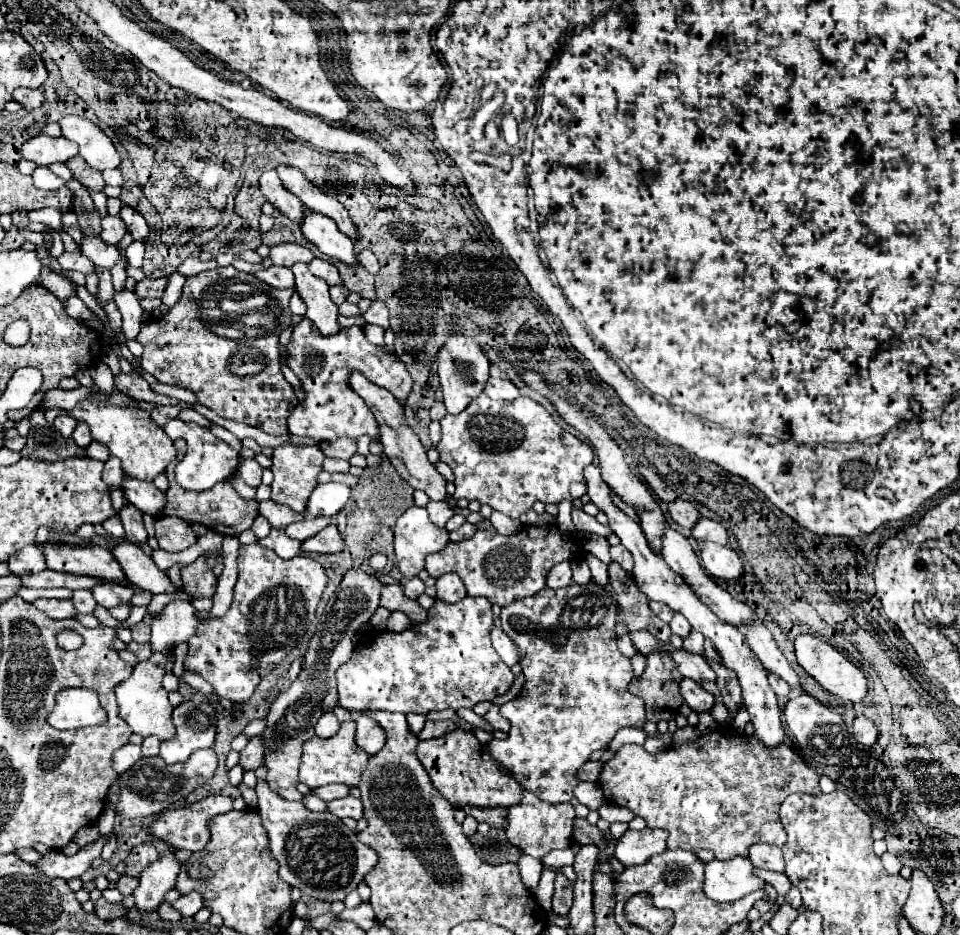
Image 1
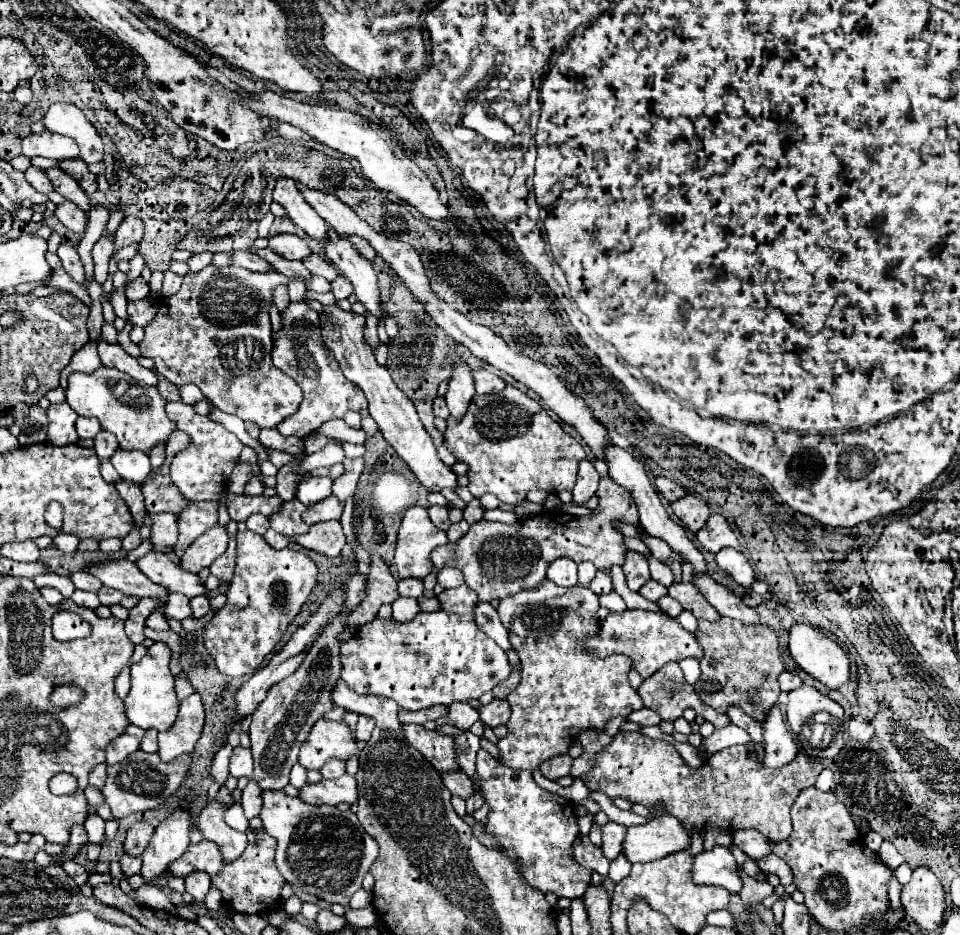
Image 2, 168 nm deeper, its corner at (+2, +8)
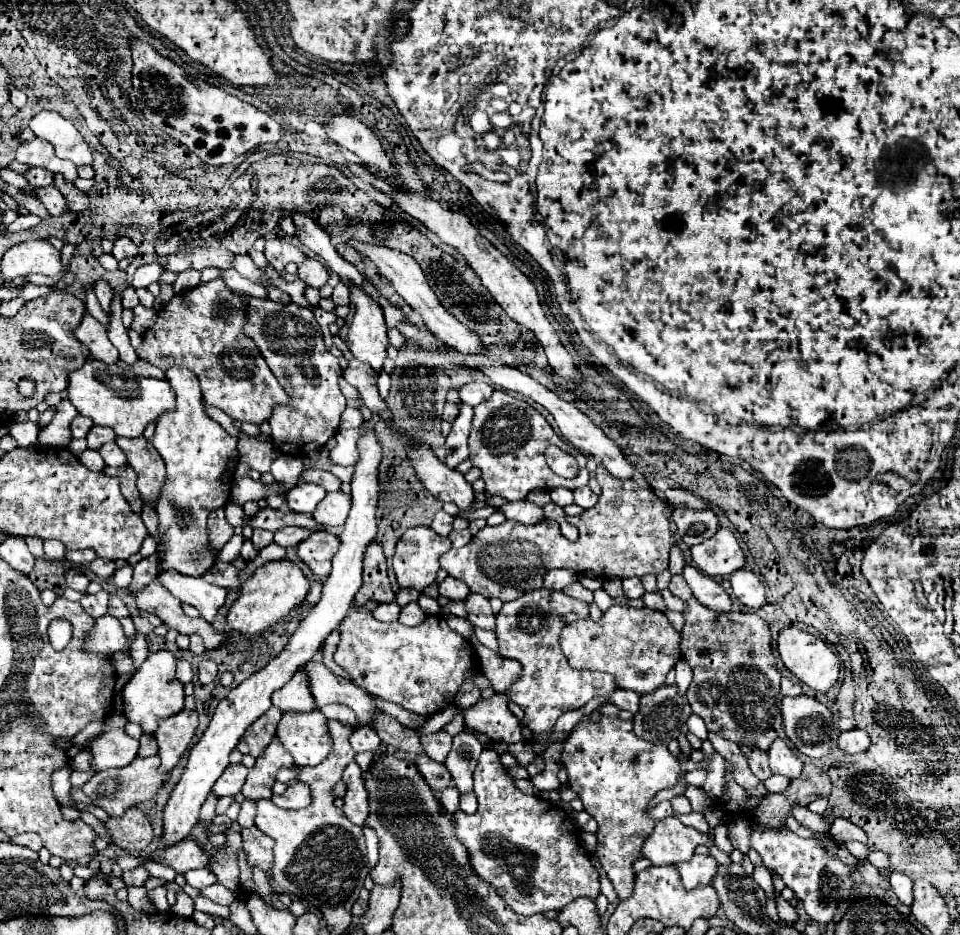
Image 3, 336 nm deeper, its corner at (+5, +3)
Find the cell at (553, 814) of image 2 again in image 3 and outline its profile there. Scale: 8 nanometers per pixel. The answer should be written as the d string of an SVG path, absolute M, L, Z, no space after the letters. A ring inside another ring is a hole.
M483 749L473 779L479 809L475 815L457 811L453 815L453 825L457 839L467 847L473 873L481 881L495 887L519 915L559 911L577 897L597 899L601 893L599 873L589 853L579 847L579 829L569 813L551 801L525 795L517 789L515 781L503 771L495 749ZM491 833L511 845L511 849L503 849L505 853L501 859L491 859L491 841L487 841Z

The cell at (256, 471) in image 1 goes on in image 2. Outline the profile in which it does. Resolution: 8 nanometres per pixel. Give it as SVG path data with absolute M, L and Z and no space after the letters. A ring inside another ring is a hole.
M238 462L230 474L230 482L228 482L228 490L234 494L242 494L244 492L244 484L248 482L248 478L258 478L262 480L262 472L258 468L258 464L250 464L250 462Z

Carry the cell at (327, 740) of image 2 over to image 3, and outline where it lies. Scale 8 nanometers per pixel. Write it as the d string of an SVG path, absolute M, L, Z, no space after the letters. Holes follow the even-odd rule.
M319 709L309 713L285 713L277 727L277 739L293 755L295 765L299 767L319 765L333 749L327 719Z

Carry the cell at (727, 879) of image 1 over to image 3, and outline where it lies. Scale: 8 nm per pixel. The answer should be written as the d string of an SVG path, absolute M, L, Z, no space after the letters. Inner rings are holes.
M693 855L691 861L675 865L685 889L693 889L697 885L709 885L717 873L717 861L711 855Z

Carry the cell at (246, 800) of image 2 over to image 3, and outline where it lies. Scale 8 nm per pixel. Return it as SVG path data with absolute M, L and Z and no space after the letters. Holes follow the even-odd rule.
M245 799L245 801L241 803L241 813L239 813L239 817L237 817L237 823L239 823L241 827L251 827L251 825L255 825L255 801Z

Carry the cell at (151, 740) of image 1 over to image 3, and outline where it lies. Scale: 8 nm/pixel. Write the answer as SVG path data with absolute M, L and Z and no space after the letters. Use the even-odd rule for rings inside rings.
M143 733L143 737L139 739L141 747L139 747L139 757L151 757L157 755L157 741L151 733Z

